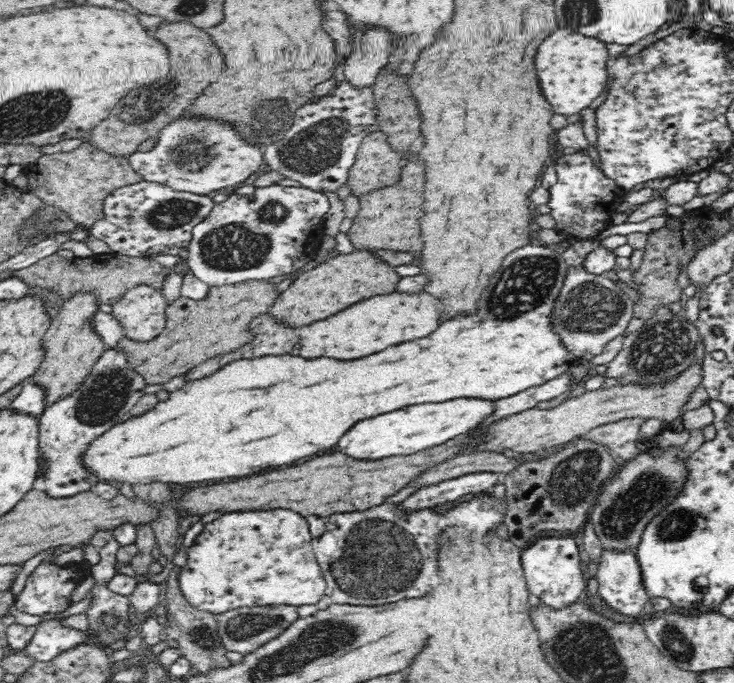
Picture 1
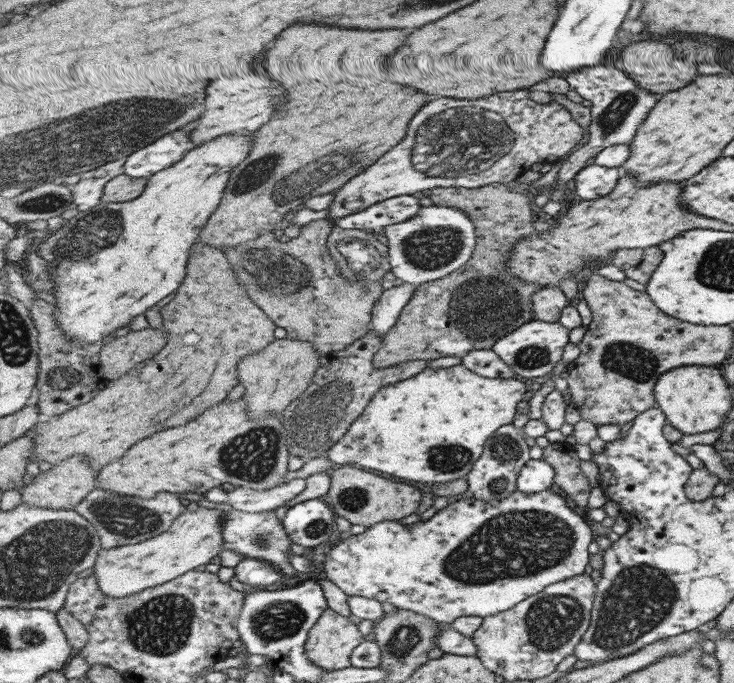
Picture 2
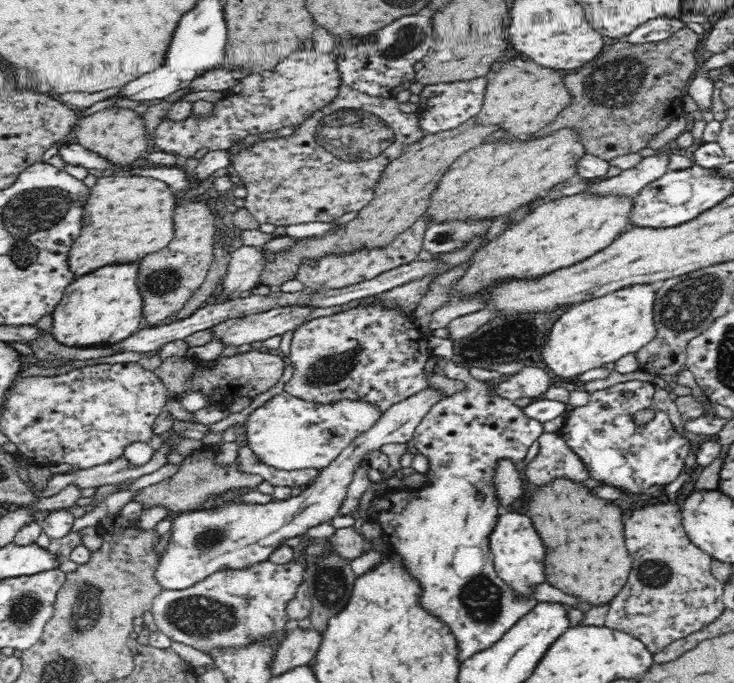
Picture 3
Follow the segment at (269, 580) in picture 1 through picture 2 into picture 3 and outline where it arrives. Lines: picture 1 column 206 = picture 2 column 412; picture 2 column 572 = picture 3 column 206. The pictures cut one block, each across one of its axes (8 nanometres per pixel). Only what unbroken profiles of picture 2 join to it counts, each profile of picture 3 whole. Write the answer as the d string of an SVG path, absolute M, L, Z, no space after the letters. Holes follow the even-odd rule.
M424 388L424 391L394 404L368 430L359 434L337 460L323 468L314 484L302 492L295 492L288 500L256 504L236 498L206 510L181 511L171 520L170 538L155 564L154 578L159 586L168 591L184 590L222 570L248 570L268 561L272 552L284 546L288 538L306 534L310 528L336 518L353 470L366 454L386 443L411 442L418 424L440 399L437 392Z

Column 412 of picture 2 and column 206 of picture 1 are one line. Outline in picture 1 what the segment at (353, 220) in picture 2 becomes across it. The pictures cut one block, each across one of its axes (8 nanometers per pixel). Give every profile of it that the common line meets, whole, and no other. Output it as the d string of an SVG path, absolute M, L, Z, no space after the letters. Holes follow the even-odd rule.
M140 182L136 185L128 185L116 190L105 202L103 220L96 222L90 234L98 240L105 242L114 254L128 257L154 258L159 255L171 255L178 257L184 249L188 249L192 243L192 230L208 219L214 209L214 200L210 196L172 191L168 186L157 183Z

